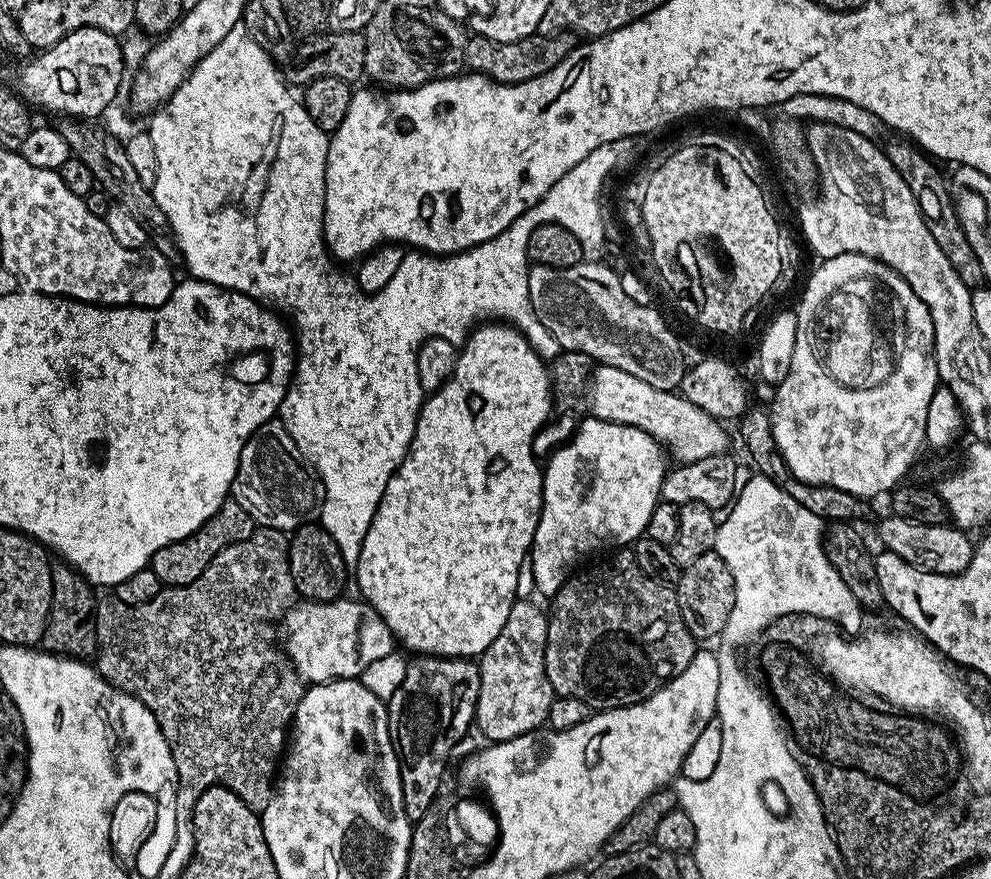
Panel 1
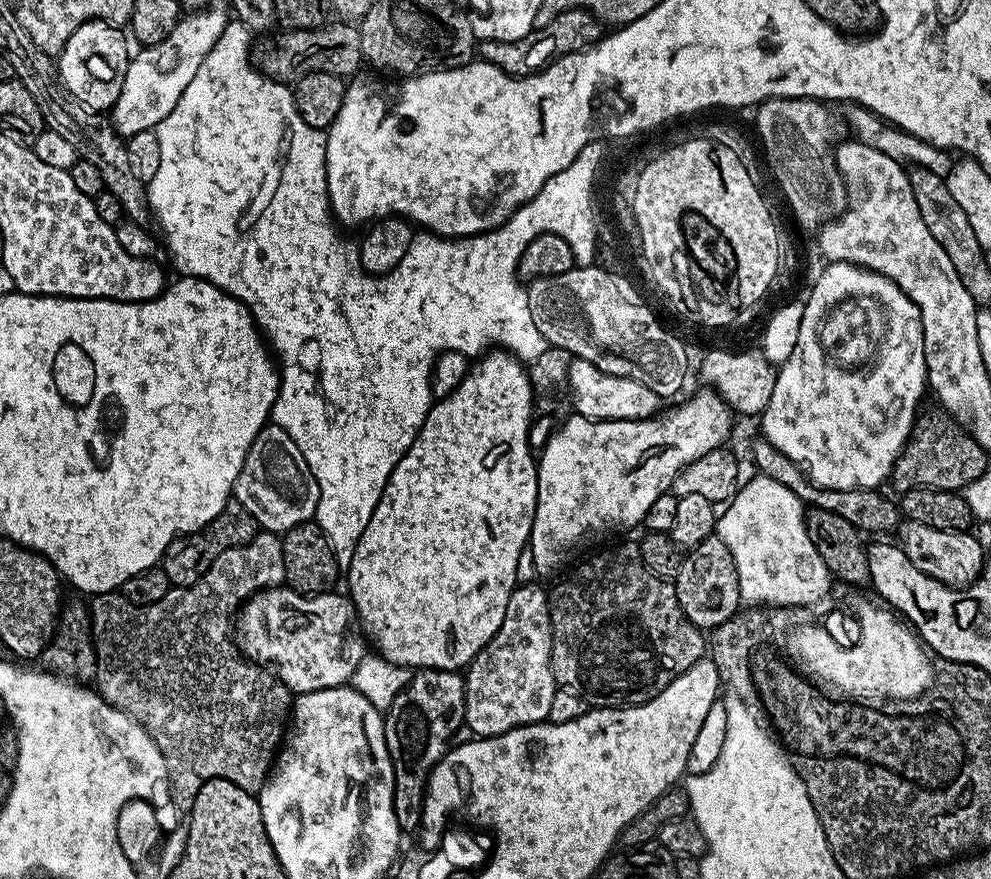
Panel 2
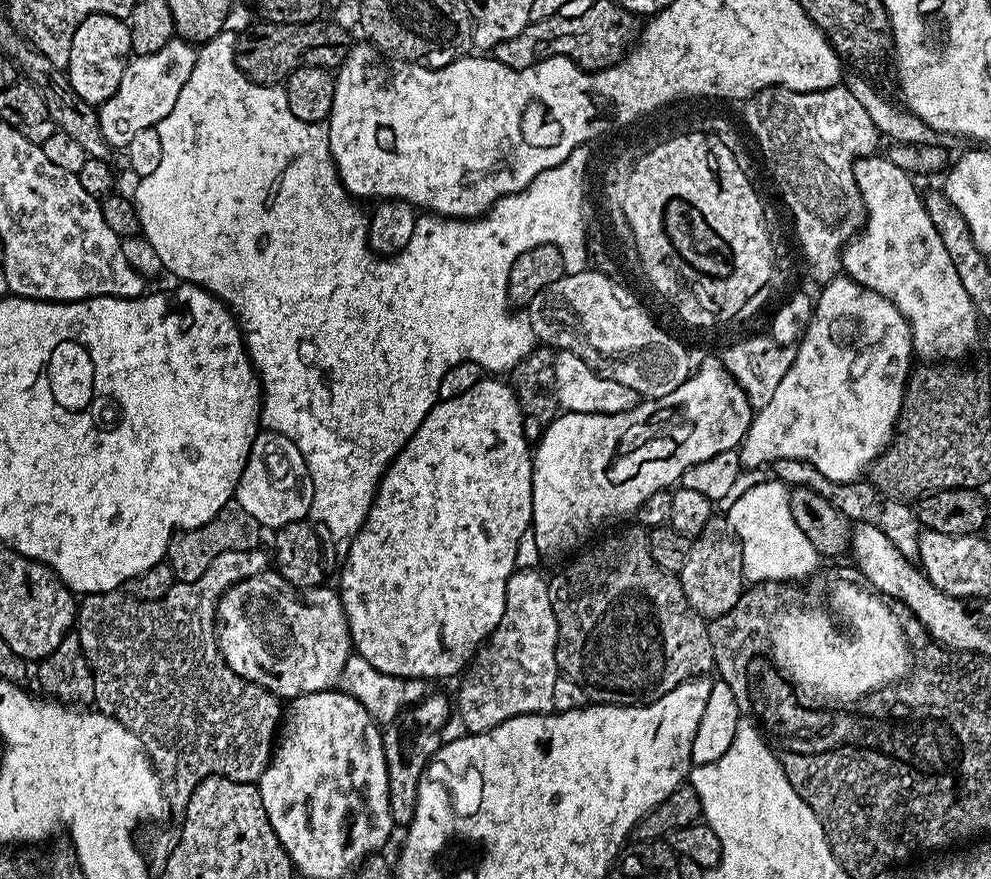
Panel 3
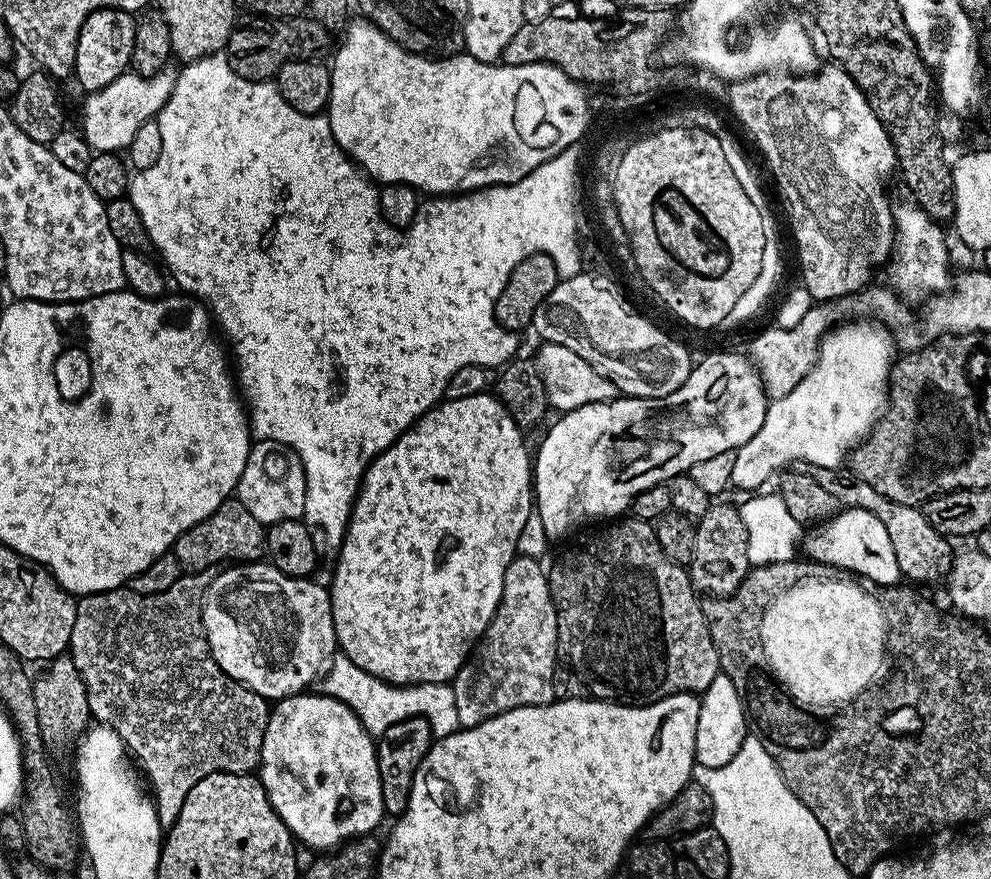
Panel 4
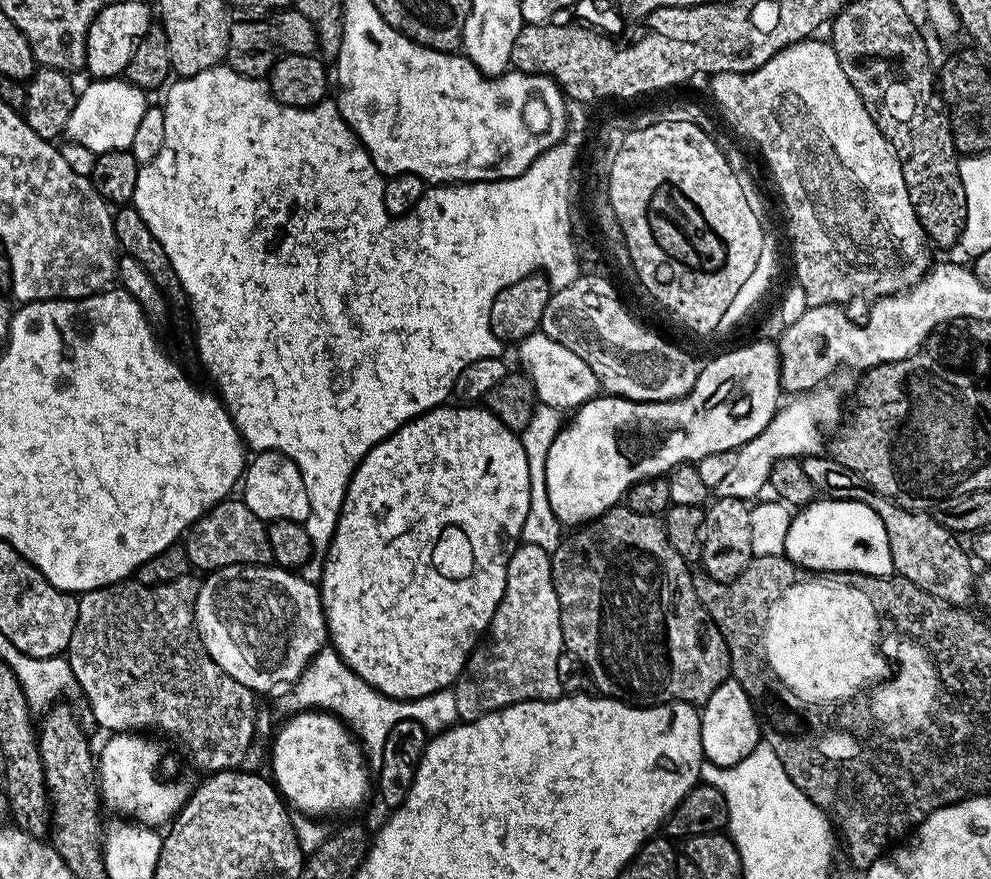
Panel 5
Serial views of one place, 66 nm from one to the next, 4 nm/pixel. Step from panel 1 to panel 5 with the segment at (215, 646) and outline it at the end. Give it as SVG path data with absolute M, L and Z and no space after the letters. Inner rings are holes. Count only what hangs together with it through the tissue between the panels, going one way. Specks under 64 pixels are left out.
M189 574L151 588L135 582L111 584L83 593L77 599L78 622L66 658L79 691L84 691L92 716L112 734L161 728L188 747L192 760L205 773L236 770L256 736L257 697L242 682L234 682L210 658L196 632L196 599L200 580Z

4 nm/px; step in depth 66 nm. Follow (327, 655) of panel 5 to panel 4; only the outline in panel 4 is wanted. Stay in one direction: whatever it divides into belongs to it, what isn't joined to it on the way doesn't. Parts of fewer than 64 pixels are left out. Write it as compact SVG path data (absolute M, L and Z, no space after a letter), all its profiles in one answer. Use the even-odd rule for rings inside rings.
M342 654L331 657L326 671L323 673L323 695L332 696L338 702L350 706L354 714L362 722L364 729L373 738L378 738L394 722L423 718L432 728L433 737L449 736L460 731L458 722L458 706L454 702L454 690L451 683L446 684L387 684L382 678L374 678L374 674L366 674L362 666L354 666L350 658Z

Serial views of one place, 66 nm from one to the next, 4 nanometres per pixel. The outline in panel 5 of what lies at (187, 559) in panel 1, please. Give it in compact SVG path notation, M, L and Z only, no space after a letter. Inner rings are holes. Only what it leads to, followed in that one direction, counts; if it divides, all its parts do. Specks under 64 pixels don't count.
M240 498L221 500L203 516L199 516L184 533L182 547L189 565L200 574L239 564L268 566L273 563L265 521L260 520L258 514L254 514L254 510L250 510L250 506L246 506Z

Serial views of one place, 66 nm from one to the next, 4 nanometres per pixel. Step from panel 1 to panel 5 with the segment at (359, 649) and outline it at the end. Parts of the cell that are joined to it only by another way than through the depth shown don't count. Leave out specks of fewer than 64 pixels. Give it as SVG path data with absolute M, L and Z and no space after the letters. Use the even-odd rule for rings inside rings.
M239 564L207 573L200 580L195 625L210 658L254 694L295 684L328 640L319 587L279 566Z

